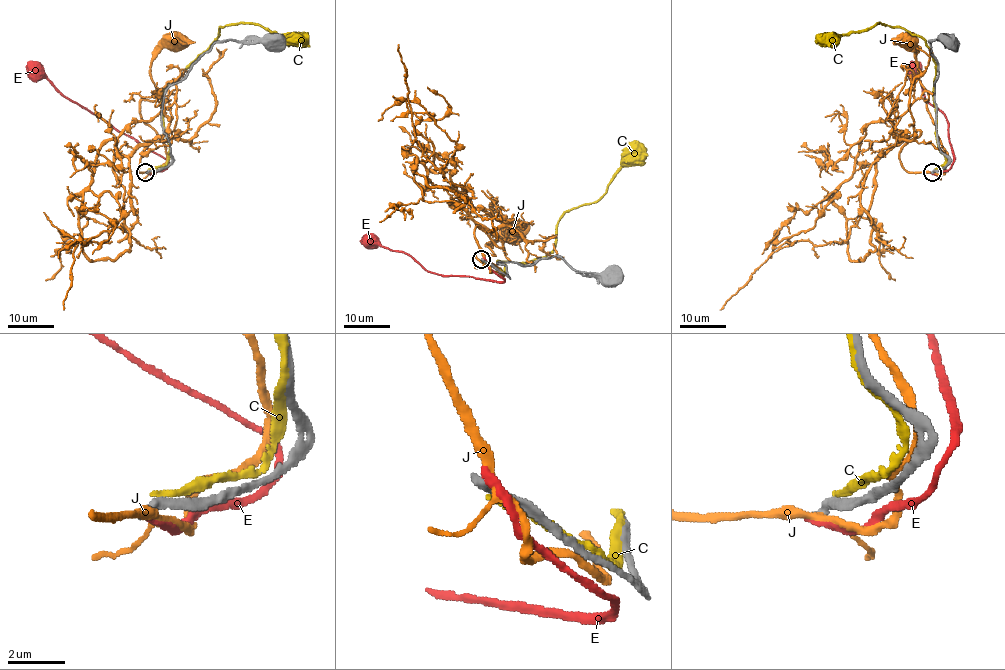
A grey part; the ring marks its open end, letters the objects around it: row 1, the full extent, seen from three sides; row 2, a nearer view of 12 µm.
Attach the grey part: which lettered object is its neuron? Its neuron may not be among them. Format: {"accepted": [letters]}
{"accepted": []}

